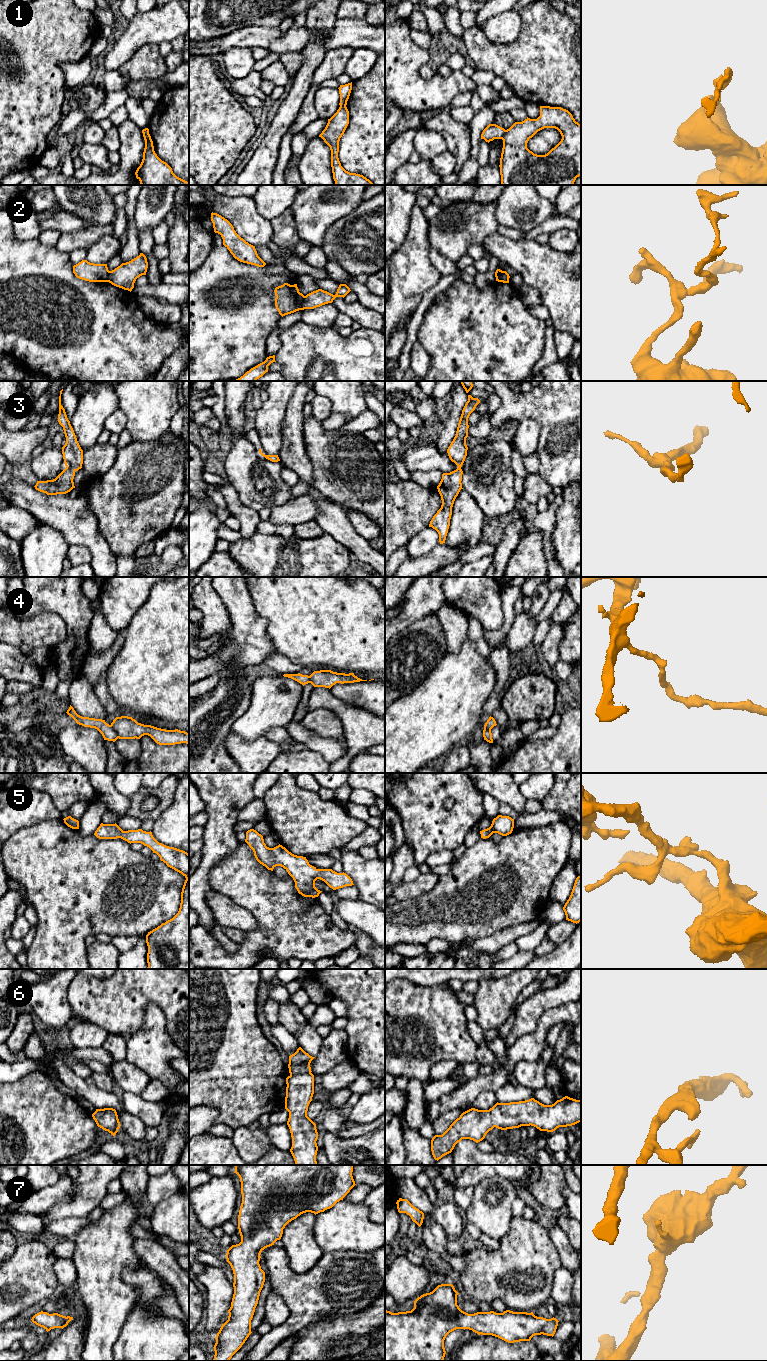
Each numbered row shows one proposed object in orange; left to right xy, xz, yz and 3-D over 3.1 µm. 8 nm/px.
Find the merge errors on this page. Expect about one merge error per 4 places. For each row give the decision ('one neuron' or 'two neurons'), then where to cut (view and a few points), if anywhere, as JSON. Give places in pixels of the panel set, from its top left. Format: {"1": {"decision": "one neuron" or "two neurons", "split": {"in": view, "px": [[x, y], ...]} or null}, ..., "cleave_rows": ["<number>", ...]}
{"1": {"decision": "two neurons", "split": {"in": "yz", "px": [[506, 130], [501, 138]]}}, "2": {"decision": "two neurons", "split": {"in": "xz", "px": [[305, 296], [301, 309]]}}, "3": {"decision": "one neuron", "split": null}, "4": {"decision": "two neurons", "split": {"in": "xy", "px": [[110, 725], [118, 737]]}}, "5": {"decision": "one neuron", "split": null}, "6": {"decision": "one neuron", "split": null}, "7": {"decision": "one neuron", "split": null}, "cleave_rows": ["1", "2", "4"]}

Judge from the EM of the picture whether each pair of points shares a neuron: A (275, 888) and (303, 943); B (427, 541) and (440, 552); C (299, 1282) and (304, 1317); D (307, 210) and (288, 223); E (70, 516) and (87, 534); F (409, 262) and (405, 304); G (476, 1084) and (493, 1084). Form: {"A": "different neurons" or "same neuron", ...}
{"A": "same neuron", "B": "different neurons", "C": "same neuron", "D": "different neurons", "E": "same neuron", "F": "same neuron", "G": "same neuron"}

